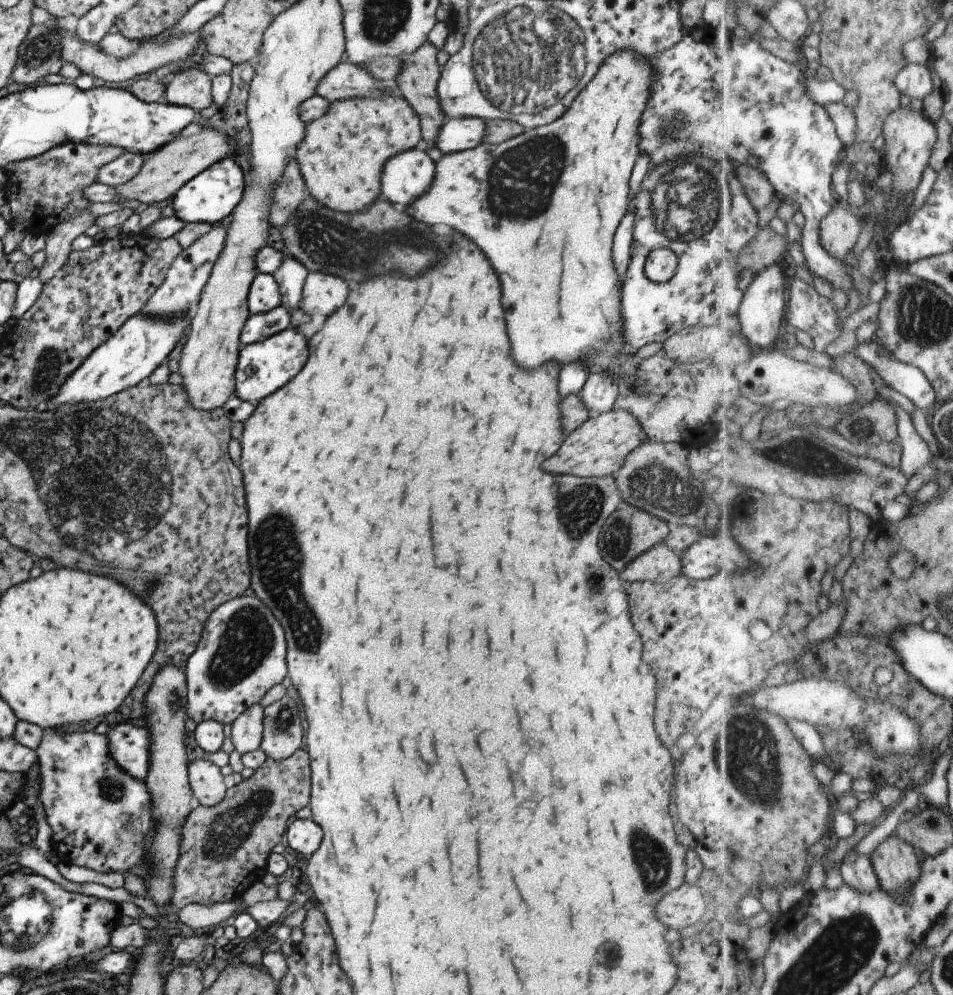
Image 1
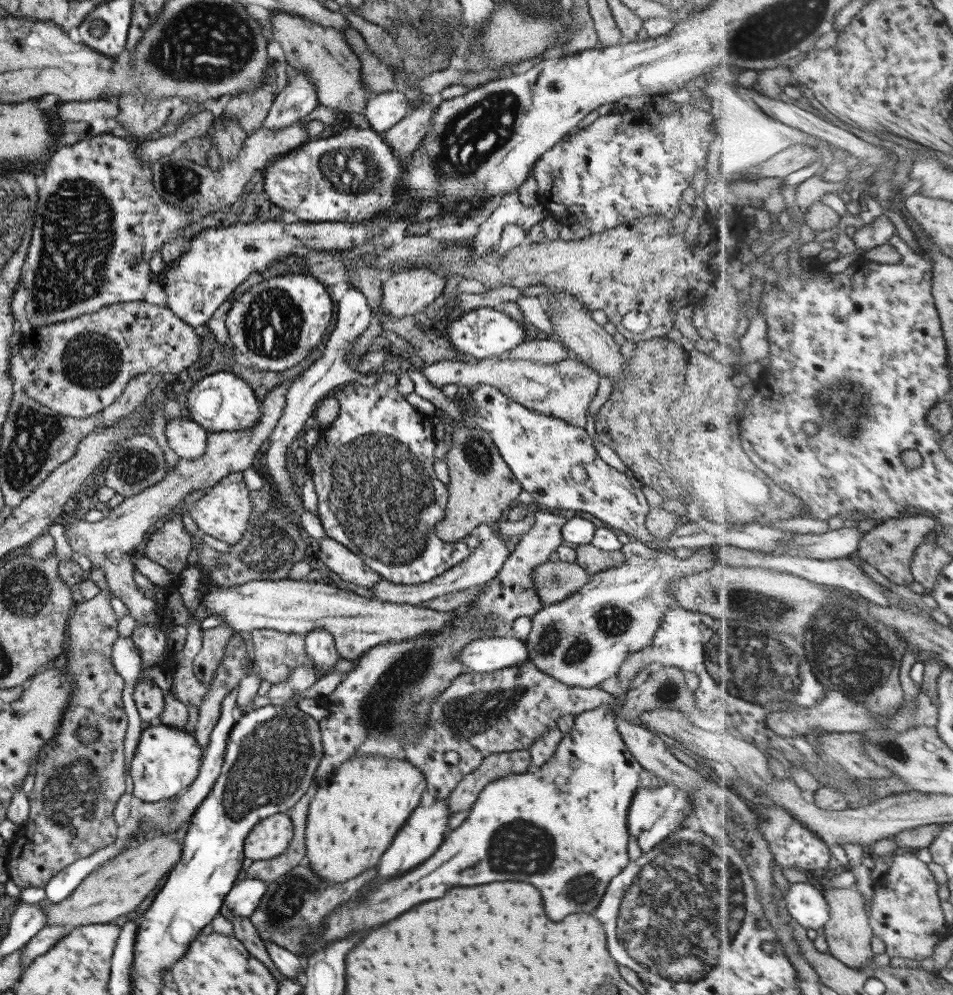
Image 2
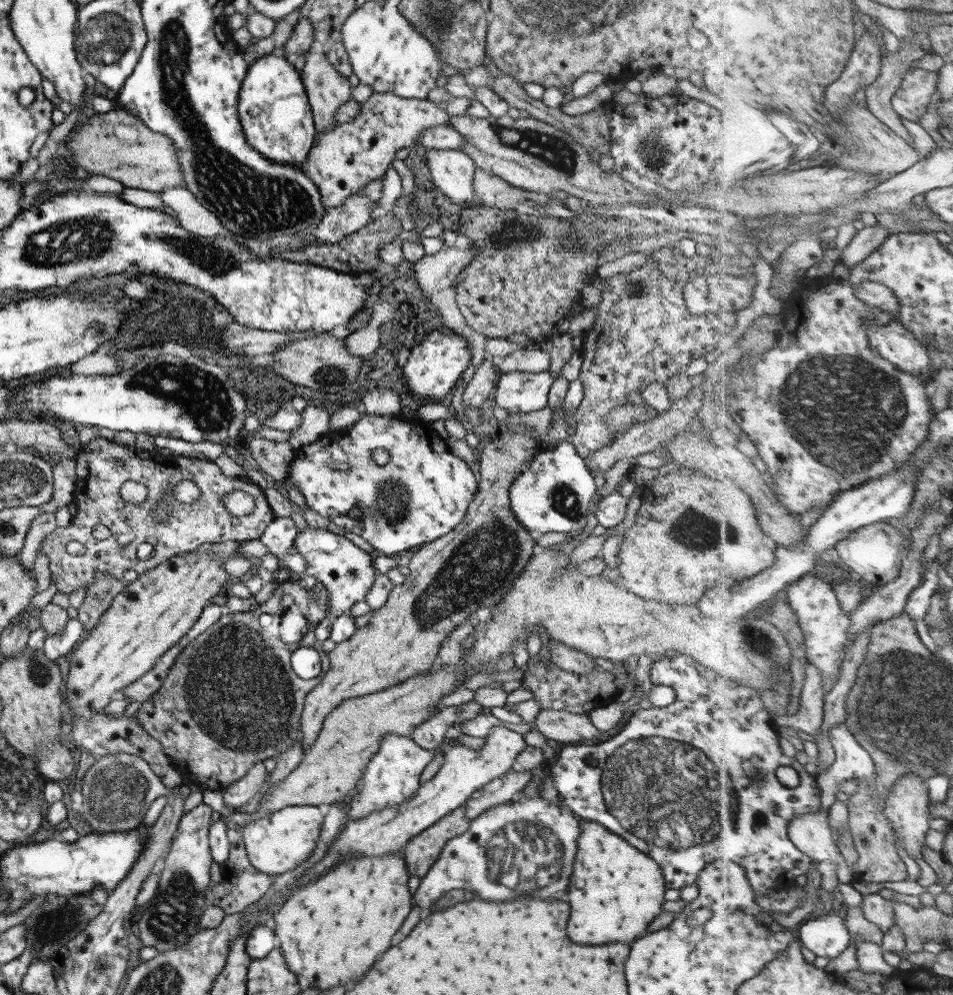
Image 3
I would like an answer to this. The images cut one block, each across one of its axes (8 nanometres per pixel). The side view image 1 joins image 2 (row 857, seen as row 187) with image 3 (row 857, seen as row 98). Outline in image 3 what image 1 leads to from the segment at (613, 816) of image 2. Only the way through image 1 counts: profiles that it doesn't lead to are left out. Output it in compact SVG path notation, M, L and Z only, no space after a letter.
M584 821L581 823L581 831L577 840L577 853L574 859L572 876L570 877L570 886L568 886L568 900L570 900L570 920L568 920L568 936L572 942L578 944L606 944L606 942L634 942L640 936L644 936L646 926L651 923L651 920L662 914L660 907L664 900L664 893L667 888L665 885L665 878L662 874L662 869L658 863L650 858L647 854L640 852L635 846L626 842L620 835L614 834L609 831L605 826L600 823L592 821Z

